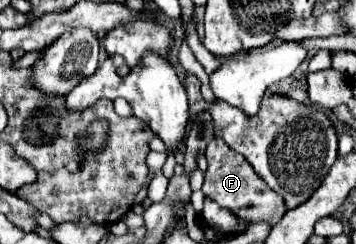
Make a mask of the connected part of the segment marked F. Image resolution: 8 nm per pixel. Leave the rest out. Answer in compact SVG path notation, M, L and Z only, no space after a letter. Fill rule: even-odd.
M221 138L211 140L205 156L207 156L207 162L209 162L209 168L205 172L205 182L203 182L203 188L201 188L205 196L213 198L219 206L229 208L233 214L237 214L237 216L241 216L249 222L265 220L271 226L275 226L283 218L283 214L287 212L283 198L279 194L275 194L263 182L263 178L257 176L253 166L249 166L249 162L241 154L233 152Z

